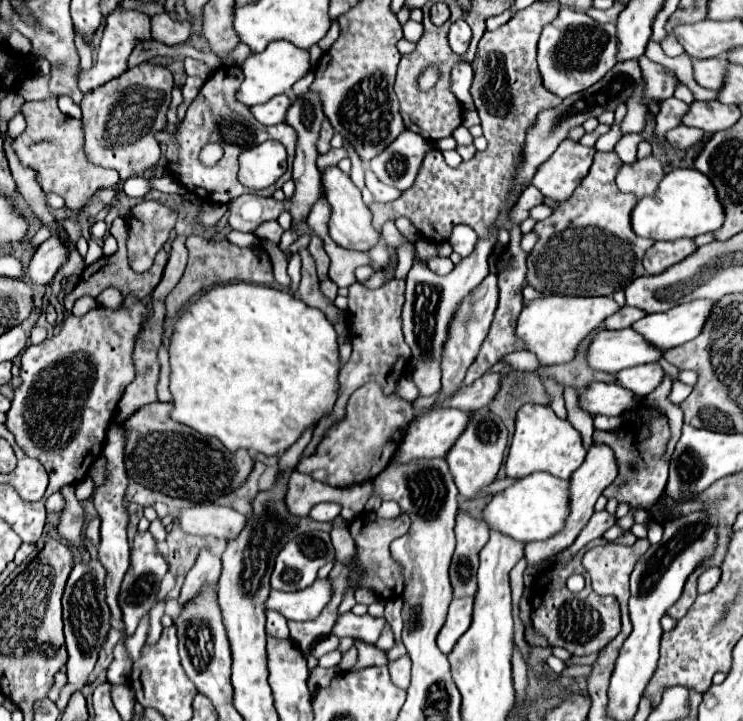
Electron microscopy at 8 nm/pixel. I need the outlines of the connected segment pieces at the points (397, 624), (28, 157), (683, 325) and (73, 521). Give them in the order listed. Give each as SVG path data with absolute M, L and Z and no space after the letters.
M401 598L389 600L387 606L385 606L385 620L391 624L395 640L399 642L401 642L401 632L404 626L402 616L399 614L402 610L402 606L403 602Z
M51 96L49 100L25 102L23 114L27 120L27 128L15 138L13 148L21 164L37 172L37 182L41 184L41 188L45 192L55 192L63 196L69 210L81 210L99 188L113 188L119 182L117 172L97 168L87 162L83 154L81 120L61 114L55 96Z
M715 302L681 304L667 312L647 314L645 318L637 320L631 328L635 332L641 332L641 336L645 336L645 340L649 340L649 344L653 344L655 348L669 350L693 340L693 336L701 332L703 322L707 320L713 304Z
M65 486L59 490L65 498L65 510L61 514L61 522L57 526L59 534L69 540L73 546L81 546L81 534L83 534L83 508L77 504L75 498L75 486Z

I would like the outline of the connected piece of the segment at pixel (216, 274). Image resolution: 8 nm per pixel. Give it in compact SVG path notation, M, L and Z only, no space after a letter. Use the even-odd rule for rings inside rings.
M191 234L187 238L187 250L189 250L189 262L185 268L185 274L181 276L179 284L173 288L173 292L165 298L167 304L167 316L175 316L179 308L197 292L207 290L215 284L225 284L225 282L253 282L253 284L271 284L273 282L273 272L271 272L271 260L267 252L257 246L253 248L239 248L231 244L229 240L207 240L203 236ZM263 258L263 260L261 260ZM263 262L263 264L261 264Z

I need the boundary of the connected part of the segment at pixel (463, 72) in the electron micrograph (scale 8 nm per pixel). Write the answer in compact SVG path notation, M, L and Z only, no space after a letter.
M465 62L453 66L451 70L451 76L453 76L453 82L455 82L455 90L453 94L461 100L461 105L465 110L475 109L473 98L470 93L470 87L473 81L473 68Z

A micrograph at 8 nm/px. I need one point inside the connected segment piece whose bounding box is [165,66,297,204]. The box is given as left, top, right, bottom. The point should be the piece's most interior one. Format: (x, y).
(216, 115)

